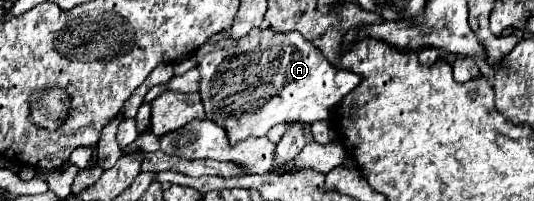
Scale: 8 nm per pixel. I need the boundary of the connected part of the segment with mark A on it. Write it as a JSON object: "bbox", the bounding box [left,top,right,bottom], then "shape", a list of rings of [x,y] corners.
{"bbox":[197,24,361,144],"shape":[[[261,24],[251,30],[239,42],[233,42],[227,50],[217,50],[205,54],[197,66],[201,72],[201,98],[207,112],[207,118],[223,126],[229,134],[229,142],[237,144],[249,136],[265,136],[275,124],[283,122],[317,122],[327,120],[329,112],[361,82],[361,76],[355,72],[343,70],[331,64],[319,48],[305,40],[299,32],[271,32],[269,24]]]}

